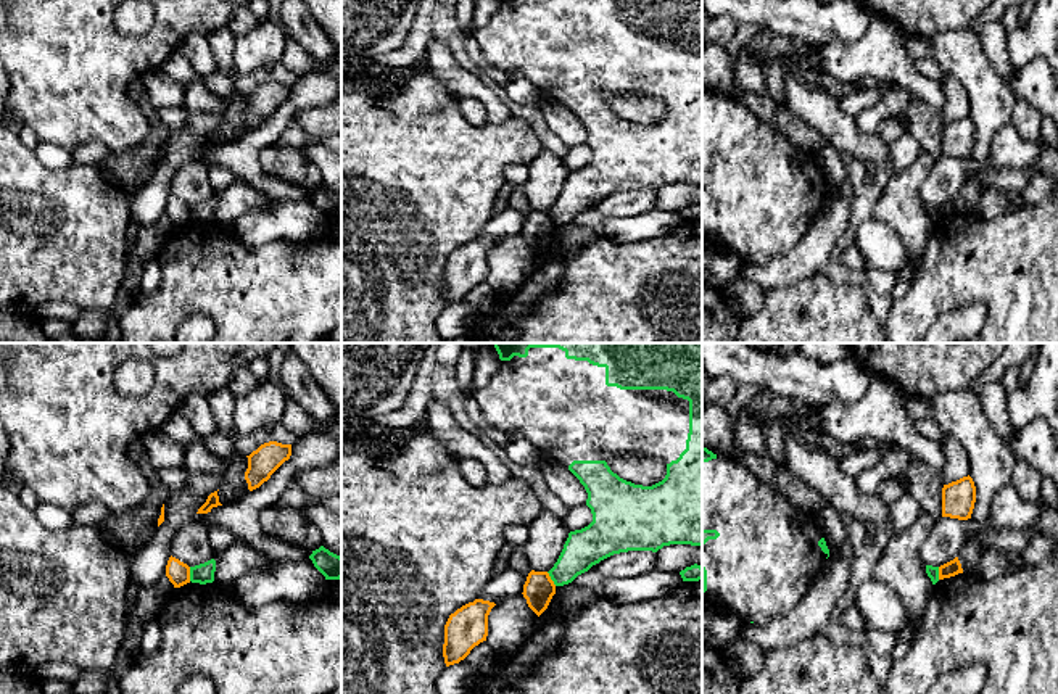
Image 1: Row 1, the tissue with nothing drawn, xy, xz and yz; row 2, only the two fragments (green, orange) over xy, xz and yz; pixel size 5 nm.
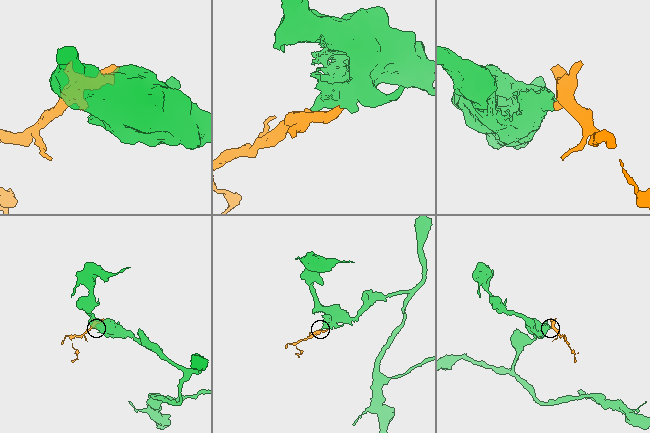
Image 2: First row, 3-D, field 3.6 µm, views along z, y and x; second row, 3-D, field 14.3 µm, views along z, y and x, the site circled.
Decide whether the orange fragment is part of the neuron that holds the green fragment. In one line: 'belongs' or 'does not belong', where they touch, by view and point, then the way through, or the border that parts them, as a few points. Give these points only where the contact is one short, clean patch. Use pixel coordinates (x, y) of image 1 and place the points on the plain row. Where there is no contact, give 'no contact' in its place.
does not belong | xy (190, 213) | along xy (189, 206), (190, 219)

